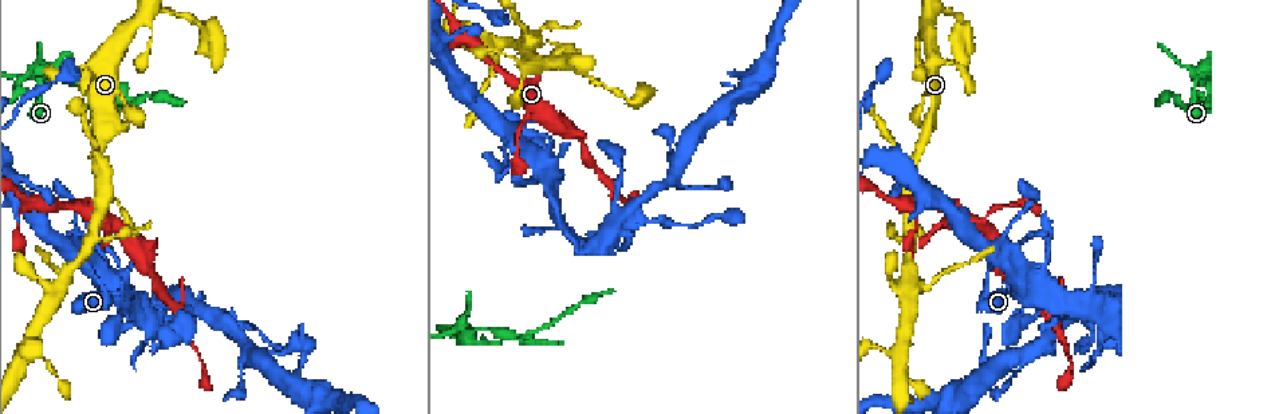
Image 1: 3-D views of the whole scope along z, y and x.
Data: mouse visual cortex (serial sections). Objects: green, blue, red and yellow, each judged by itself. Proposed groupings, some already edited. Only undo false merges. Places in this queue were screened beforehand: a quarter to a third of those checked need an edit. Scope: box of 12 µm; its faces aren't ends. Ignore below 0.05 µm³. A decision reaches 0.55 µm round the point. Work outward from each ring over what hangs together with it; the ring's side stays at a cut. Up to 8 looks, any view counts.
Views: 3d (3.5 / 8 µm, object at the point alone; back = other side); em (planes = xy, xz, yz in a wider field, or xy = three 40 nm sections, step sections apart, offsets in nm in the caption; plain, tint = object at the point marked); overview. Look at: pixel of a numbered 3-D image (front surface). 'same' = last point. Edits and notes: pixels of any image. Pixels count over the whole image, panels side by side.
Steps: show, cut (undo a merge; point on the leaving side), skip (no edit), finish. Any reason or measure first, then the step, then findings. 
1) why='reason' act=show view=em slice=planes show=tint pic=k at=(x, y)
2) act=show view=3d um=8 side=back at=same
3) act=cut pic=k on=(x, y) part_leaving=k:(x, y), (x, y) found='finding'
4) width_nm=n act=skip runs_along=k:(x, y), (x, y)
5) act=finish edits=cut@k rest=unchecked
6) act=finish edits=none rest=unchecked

why='sharp bend' act=show view=3d um=8 pic=1 at=(534, 340)

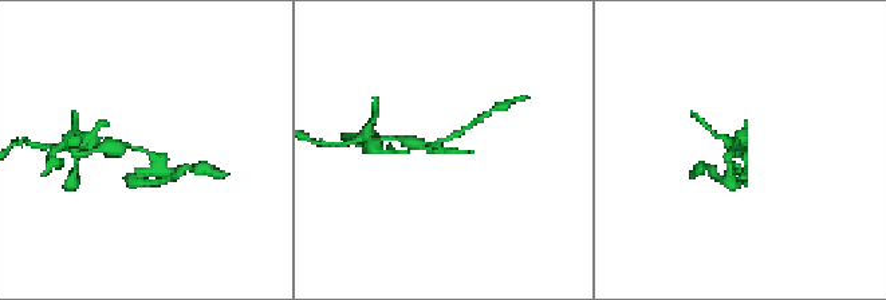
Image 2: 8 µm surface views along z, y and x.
act=show view=em slice=xy step=3 show=tint pic=2 at=(140, 150)

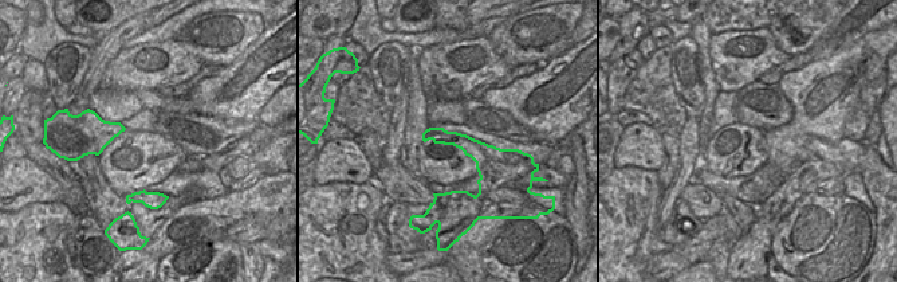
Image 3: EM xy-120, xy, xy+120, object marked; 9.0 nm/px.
act=cut pic=2 on=(144, 181) found='two cells meet here'

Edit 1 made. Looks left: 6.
why='see it whole again' act=show view=overview

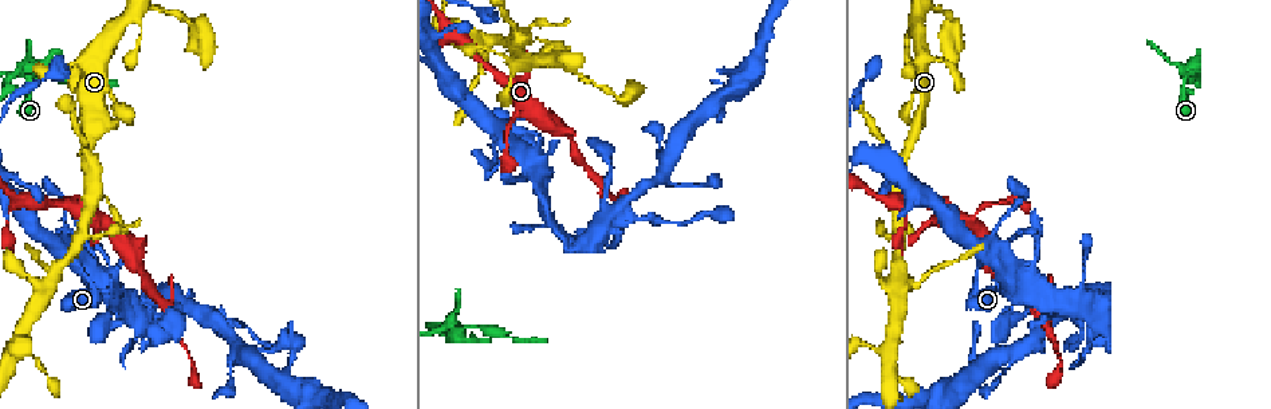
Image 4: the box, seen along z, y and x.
why='abrupt turn' act=show view=3d um=3.5 pic=4 at=(443, 333)

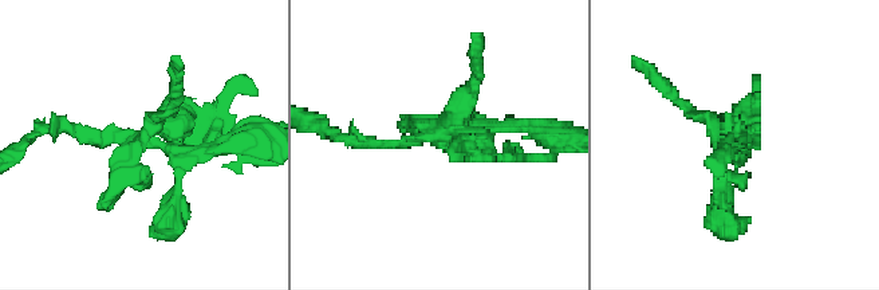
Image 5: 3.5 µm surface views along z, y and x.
act=cut pic=5 on=(461, 95) part_leaving=5:(476, 141), (456, 120), (476, 58) found='two cells meet here'

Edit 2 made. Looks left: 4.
why='redraw' act=show view=overview

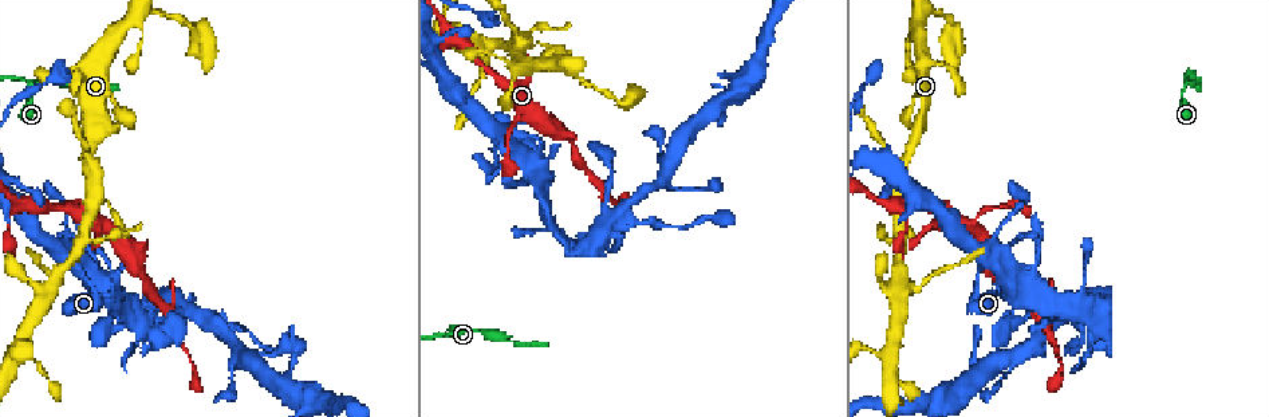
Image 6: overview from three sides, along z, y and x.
why='a narrow waist' act=show view=3d um=3.5 side=back pic=6 at=(1011, 292)

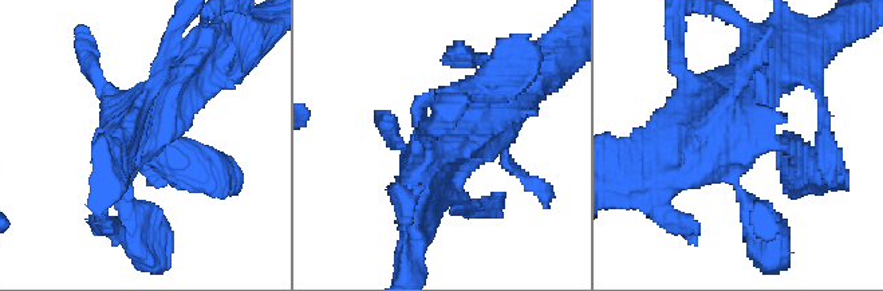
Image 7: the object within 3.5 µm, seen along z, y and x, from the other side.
why='need the tissue' act=show view=em slice=xy step=1 show=tint pic=7 at=(432, 149)

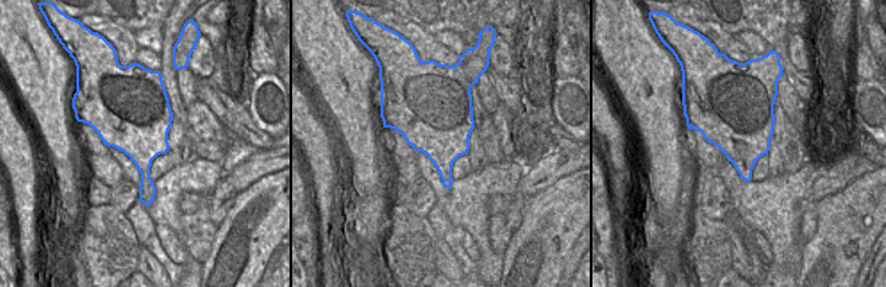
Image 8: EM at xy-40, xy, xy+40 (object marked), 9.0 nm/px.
act=skip found='continuous, no second cell'

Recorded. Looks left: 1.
act=finish edits=cut@2,cut@5 rest=unchecked

